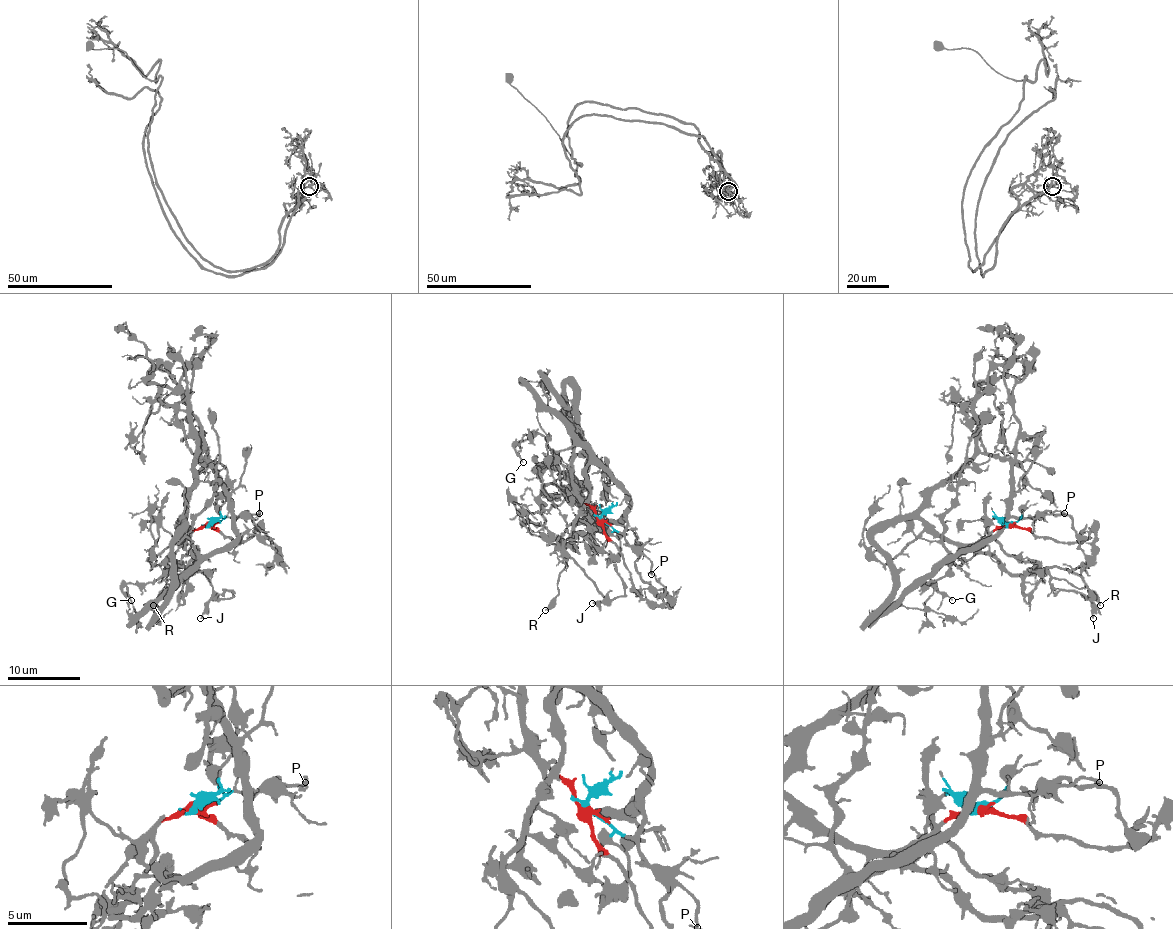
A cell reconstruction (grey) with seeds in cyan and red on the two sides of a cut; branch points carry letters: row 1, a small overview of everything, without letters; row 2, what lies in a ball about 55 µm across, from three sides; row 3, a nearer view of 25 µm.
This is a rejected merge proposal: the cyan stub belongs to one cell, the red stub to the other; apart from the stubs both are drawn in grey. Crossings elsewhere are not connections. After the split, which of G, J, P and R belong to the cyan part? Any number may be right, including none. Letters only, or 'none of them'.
J, P, R

